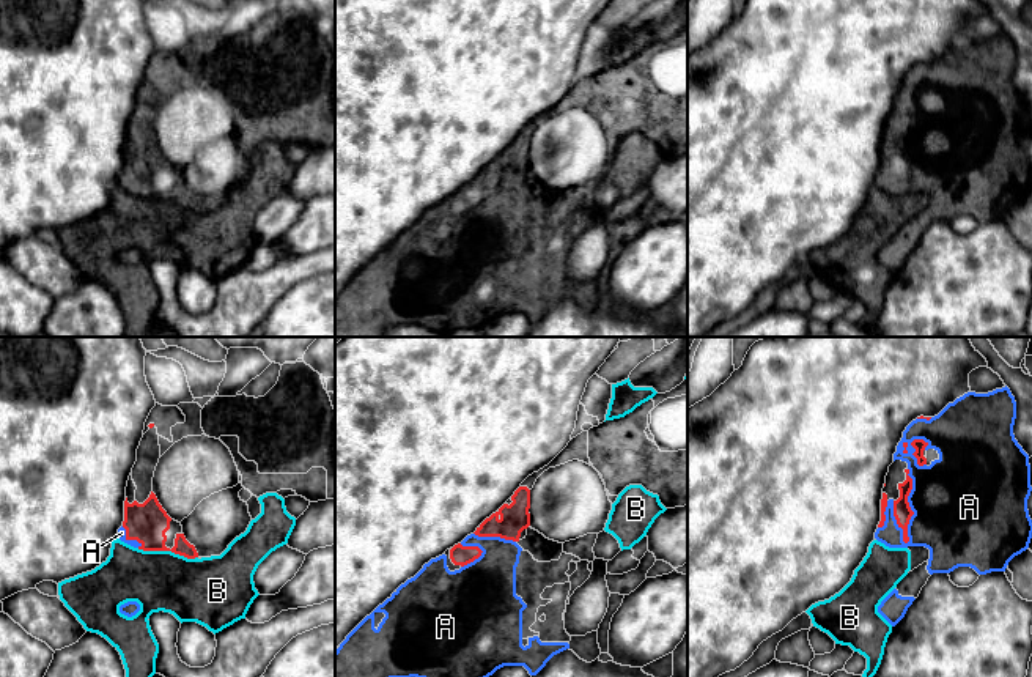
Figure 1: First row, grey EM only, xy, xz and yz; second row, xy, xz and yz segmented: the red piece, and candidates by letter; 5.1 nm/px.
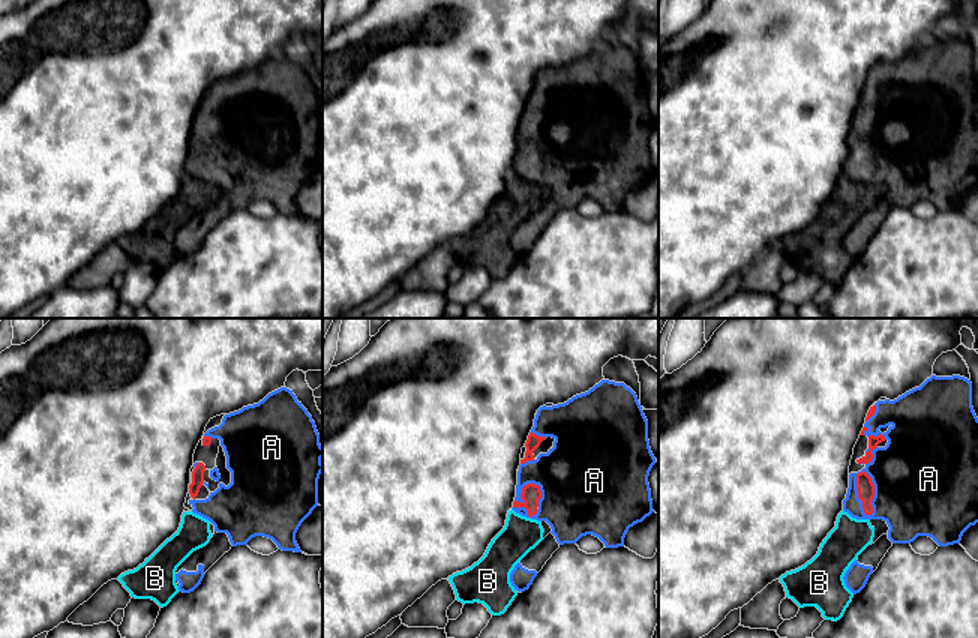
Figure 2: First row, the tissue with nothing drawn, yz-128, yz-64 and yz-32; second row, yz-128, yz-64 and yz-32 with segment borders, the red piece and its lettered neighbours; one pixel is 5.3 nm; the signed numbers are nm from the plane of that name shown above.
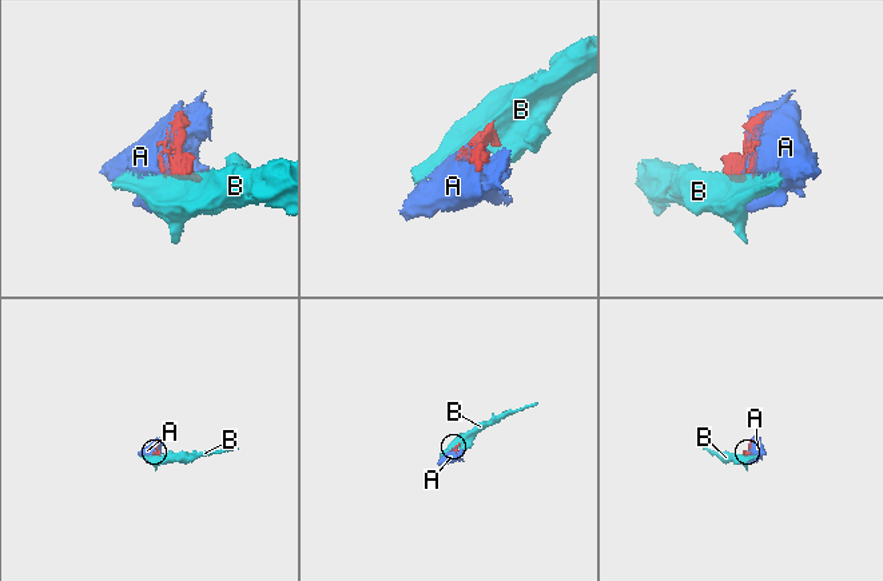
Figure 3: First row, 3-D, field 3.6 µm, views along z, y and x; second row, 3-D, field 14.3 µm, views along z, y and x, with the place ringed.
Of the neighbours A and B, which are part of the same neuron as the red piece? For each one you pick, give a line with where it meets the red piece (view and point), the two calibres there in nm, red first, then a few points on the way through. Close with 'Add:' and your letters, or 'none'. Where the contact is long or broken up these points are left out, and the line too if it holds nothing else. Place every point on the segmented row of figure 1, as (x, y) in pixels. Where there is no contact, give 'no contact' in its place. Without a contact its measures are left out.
A: yz (908, 506) | 90/460 nm
Add: A

